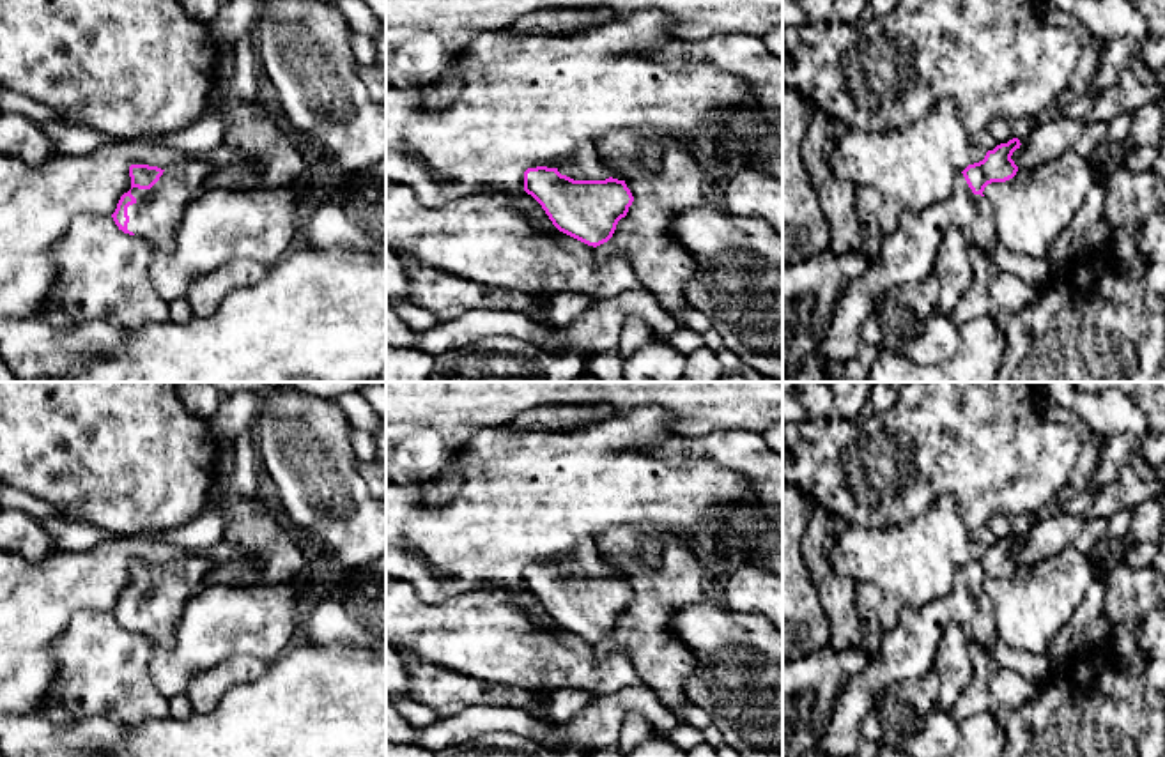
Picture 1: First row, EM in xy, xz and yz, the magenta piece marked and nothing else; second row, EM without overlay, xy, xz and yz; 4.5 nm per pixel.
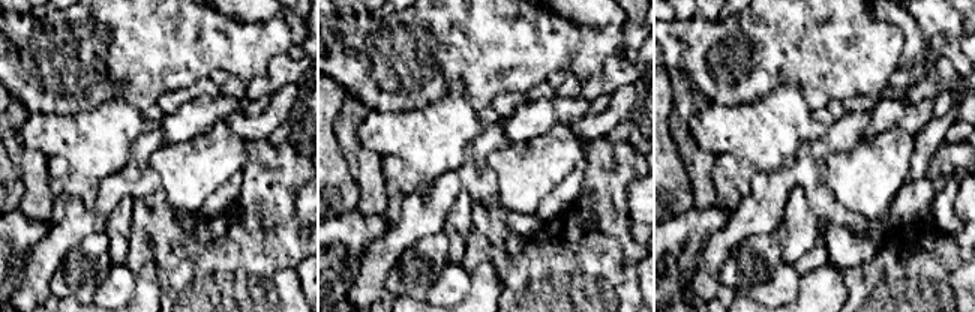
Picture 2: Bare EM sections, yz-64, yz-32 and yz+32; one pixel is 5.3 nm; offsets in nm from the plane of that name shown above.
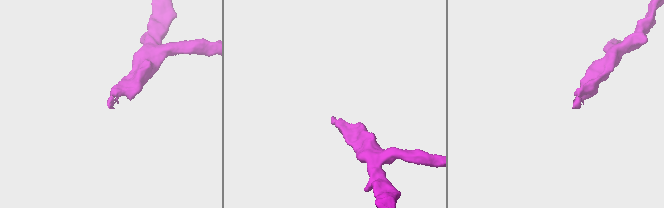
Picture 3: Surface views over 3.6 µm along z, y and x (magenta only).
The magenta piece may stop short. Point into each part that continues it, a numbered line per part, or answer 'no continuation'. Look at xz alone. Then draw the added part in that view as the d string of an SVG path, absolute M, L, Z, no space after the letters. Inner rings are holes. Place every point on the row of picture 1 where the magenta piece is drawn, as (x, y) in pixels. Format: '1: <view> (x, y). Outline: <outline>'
1: xz (583, 165). Outline: M590 145L577 147L563 168L574 180L606 180L611 177L611 172L598 159L597 150Z

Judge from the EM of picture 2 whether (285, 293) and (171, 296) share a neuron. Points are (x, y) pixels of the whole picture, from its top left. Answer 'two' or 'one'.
one

